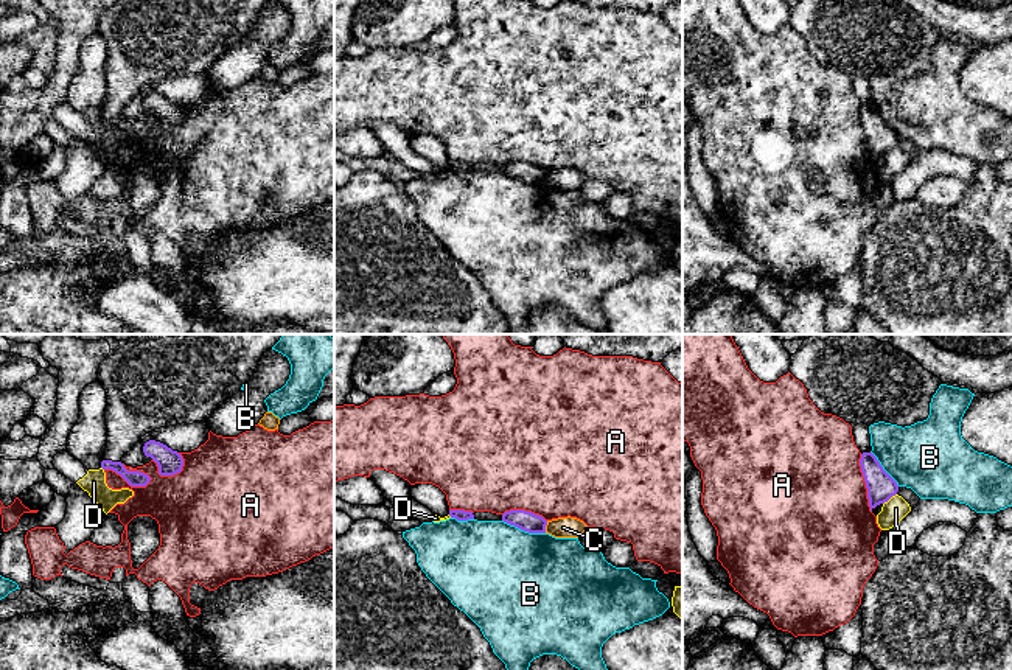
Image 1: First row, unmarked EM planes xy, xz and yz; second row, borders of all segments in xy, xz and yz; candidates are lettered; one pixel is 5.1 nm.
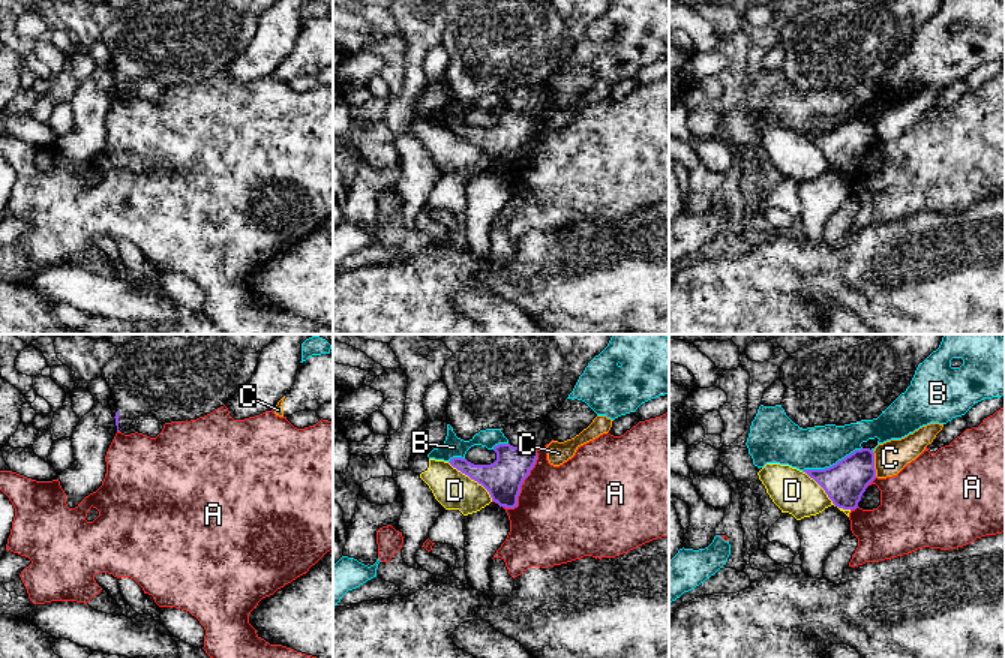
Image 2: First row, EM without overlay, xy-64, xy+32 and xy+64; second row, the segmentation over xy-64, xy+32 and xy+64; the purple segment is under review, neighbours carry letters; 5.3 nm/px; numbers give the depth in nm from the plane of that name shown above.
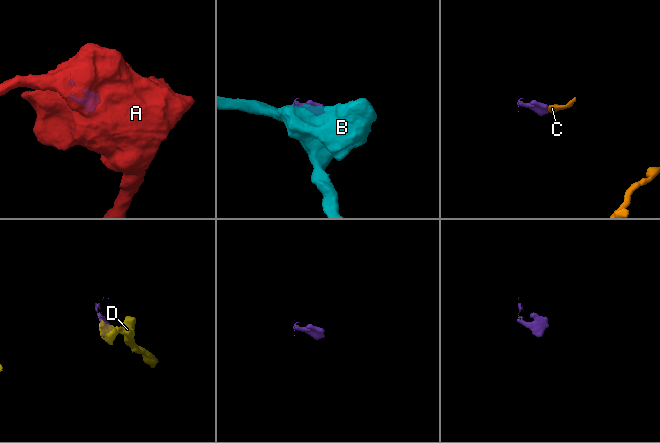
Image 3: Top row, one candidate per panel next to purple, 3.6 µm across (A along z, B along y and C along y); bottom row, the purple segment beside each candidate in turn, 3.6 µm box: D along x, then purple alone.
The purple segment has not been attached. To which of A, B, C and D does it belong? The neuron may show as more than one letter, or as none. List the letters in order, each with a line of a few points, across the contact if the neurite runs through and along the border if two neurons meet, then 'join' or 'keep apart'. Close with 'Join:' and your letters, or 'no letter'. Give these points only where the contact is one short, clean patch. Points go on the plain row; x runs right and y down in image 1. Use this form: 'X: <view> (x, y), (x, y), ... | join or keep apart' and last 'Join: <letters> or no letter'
A: keep apart
B: keep apart
C: keep apart
D: keep apart
Join: no letter

